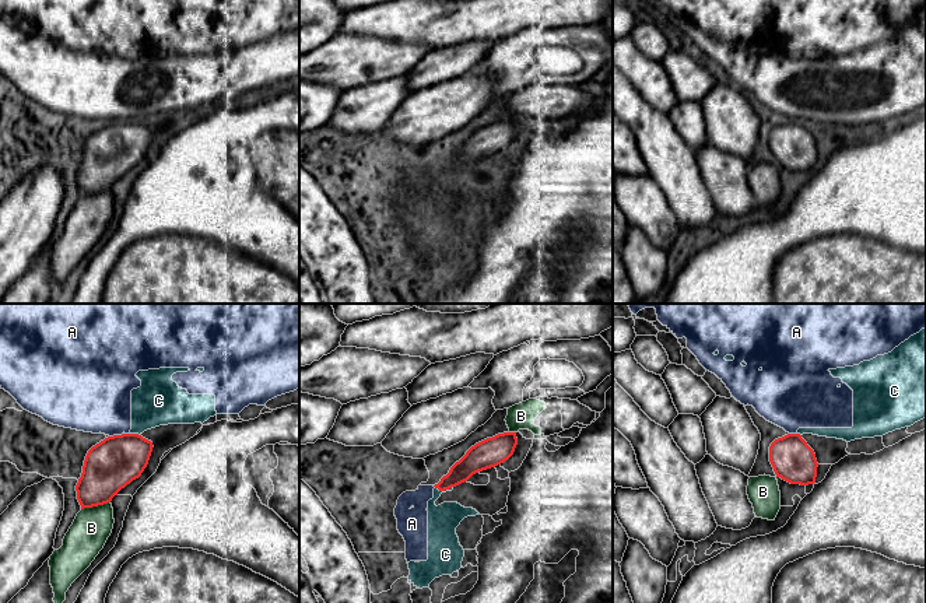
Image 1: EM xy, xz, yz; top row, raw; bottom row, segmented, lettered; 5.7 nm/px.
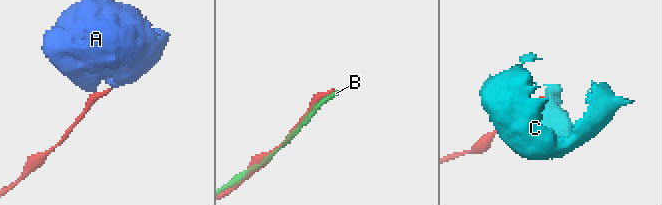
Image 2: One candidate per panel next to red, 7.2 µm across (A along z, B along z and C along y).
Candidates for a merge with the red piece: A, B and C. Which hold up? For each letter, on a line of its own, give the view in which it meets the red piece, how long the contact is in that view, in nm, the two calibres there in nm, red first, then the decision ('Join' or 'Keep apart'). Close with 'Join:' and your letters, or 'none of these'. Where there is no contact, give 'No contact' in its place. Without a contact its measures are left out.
A: Touches red in xy. Shared border 80 nm. Thickness 300 nm (red) against 400 nm. Keep apart
B: Touches red in xy. Shared border 180 nm. Thickness 300 nm (red) against 220 nm. Keep apart
C: Touches red in xz. Shared border 110 nm. Thickness 140 nm (red) against 180 nm. Keep apart
Join: none of these

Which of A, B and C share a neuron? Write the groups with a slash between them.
A C / B

